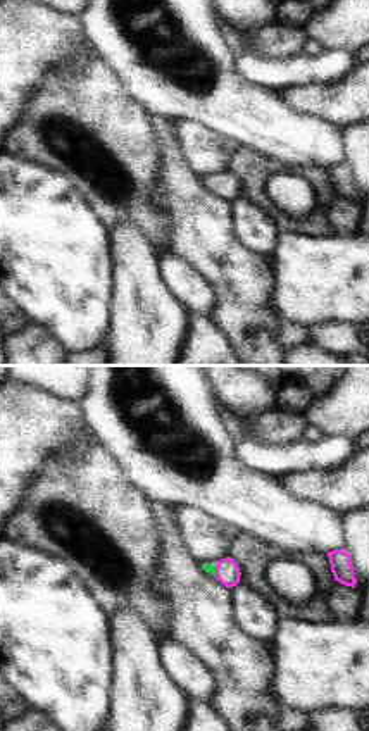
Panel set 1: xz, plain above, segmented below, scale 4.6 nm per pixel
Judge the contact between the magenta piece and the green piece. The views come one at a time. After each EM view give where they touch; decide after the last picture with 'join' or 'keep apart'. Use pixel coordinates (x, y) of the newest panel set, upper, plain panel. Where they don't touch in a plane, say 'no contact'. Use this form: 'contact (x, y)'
contact (216, 183)

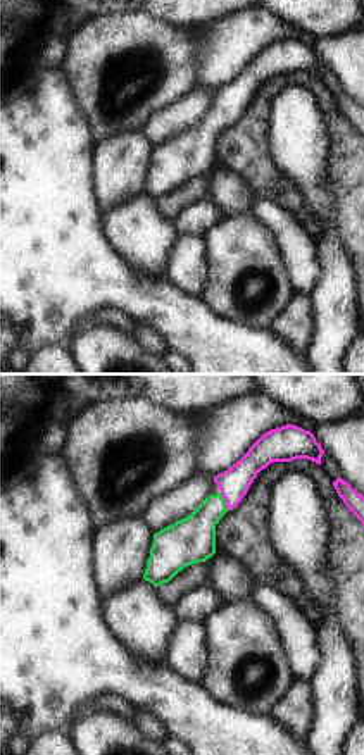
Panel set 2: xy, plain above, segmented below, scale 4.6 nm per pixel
contact (225, 114)

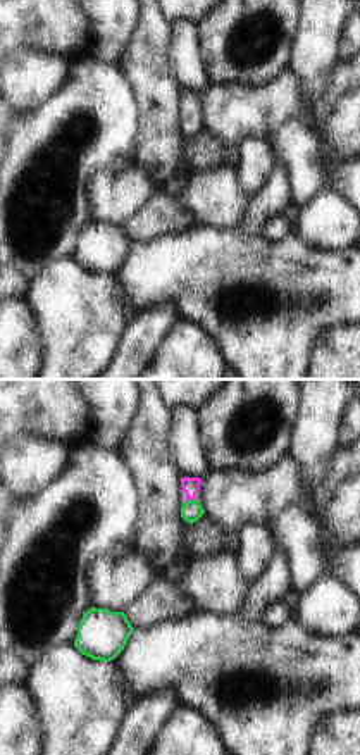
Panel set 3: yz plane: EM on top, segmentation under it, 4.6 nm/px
contact (190, 112)

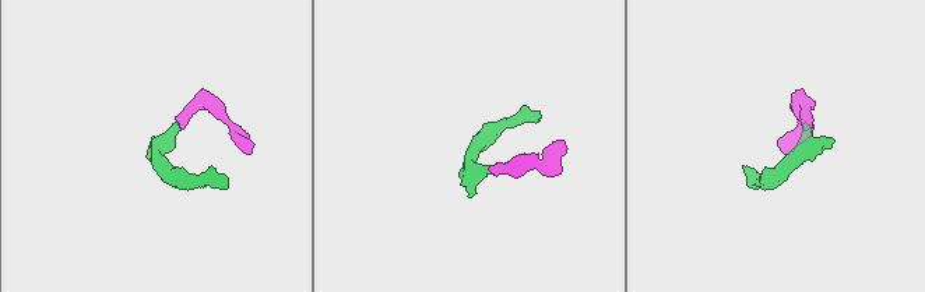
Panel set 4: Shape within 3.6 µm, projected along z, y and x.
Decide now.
join

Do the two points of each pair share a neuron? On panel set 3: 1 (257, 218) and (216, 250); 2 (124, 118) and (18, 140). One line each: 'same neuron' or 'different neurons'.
1: different neurons
2: same neuron

